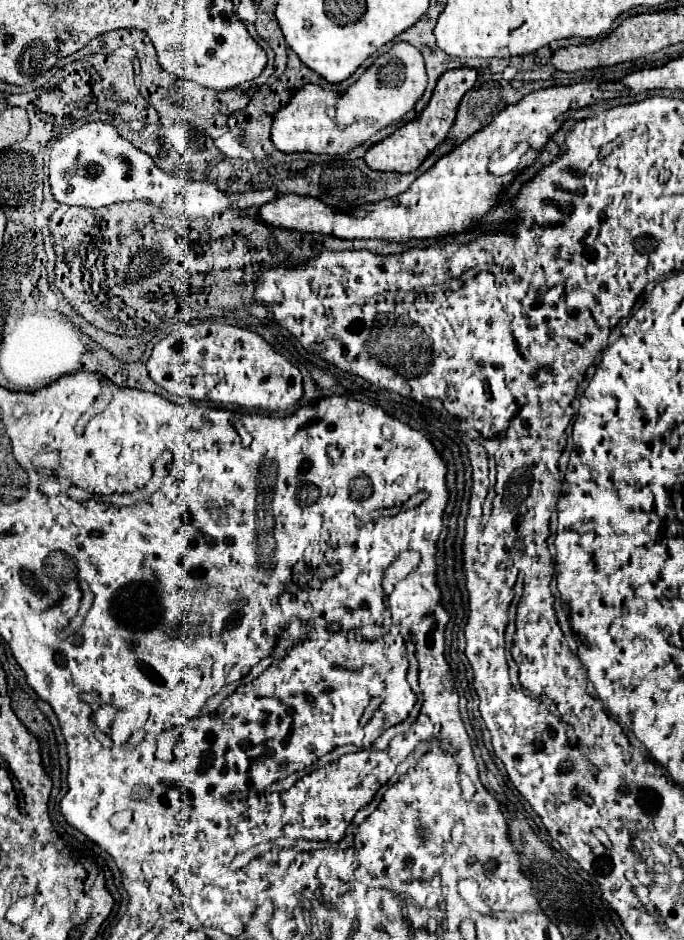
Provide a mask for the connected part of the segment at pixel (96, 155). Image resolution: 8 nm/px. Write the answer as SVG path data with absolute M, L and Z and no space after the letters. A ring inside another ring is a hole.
M108 122L84 124L82 128L54 142L50 154L50 186L54 198L60 204L68 204L68 206L100 208L114 202L146 200L162 208L166 216L186 214L188 218L210 218L222 212L224 208L242 210L250 206L262 206L278 196L278 192L272 188L226 194L218 190L216 184L212 182L168 176L152 162L148 154L140 152L128 140L120 138L116 128Z

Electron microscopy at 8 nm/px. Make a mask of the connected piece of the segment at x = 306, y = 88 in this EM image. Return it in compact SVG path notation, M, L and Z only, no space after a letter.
M396 42L386 54L374 58L372 66L344 92L332 108L334 116L326 116L326 106L320 106L320 86L304 84L294 92L290 102L274 114L272 142L280 152L312 152L312 154L346 154L366 142L376 130L400 120L412 110L416 100L426 90L424 58L412 44Z

